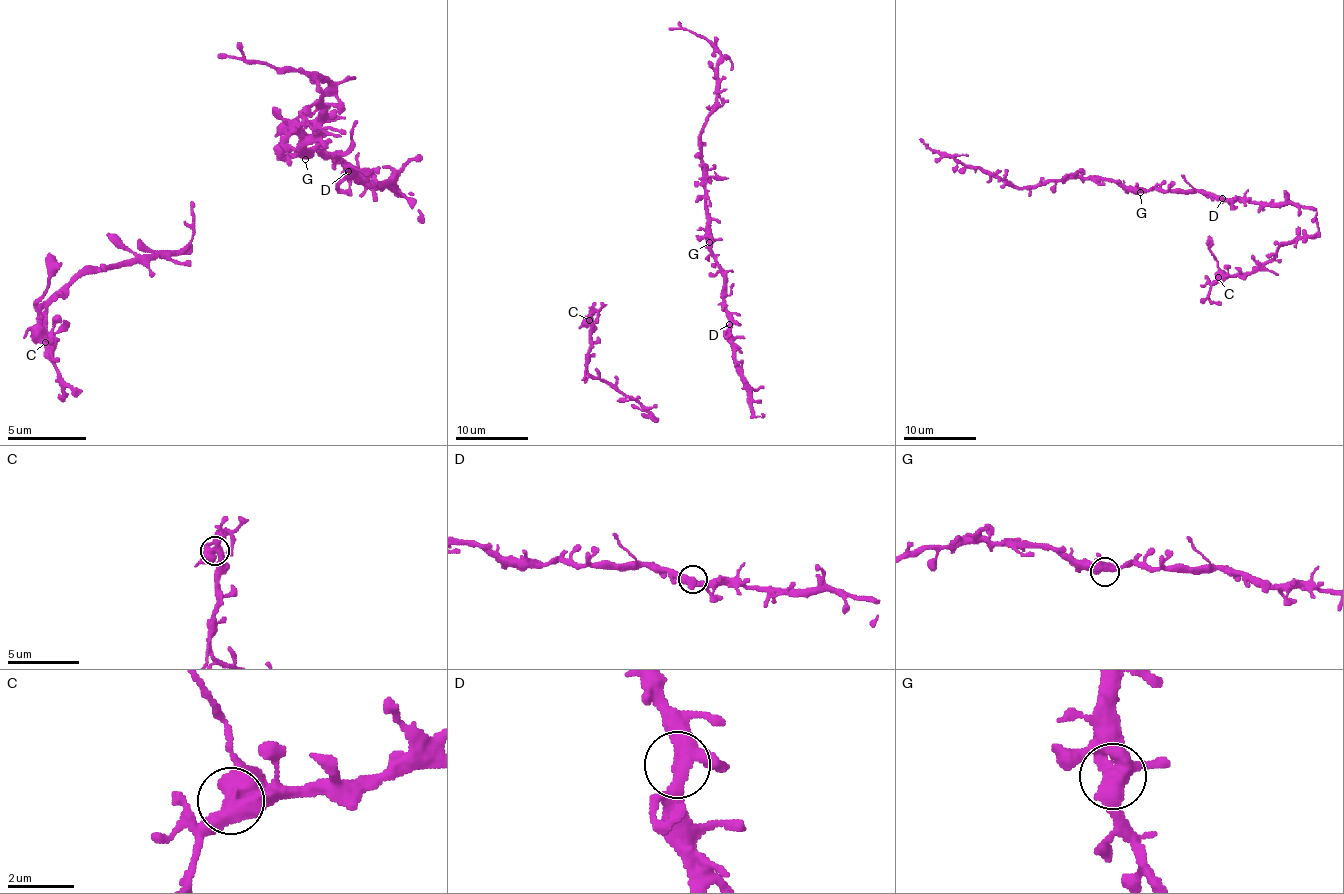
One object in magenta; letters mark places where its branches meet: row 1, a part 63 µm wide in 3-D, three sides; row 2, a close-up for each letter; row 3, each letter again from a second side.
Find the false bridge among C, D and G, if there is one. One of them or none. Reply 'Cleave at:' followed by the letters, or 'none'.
Cleave at: C

